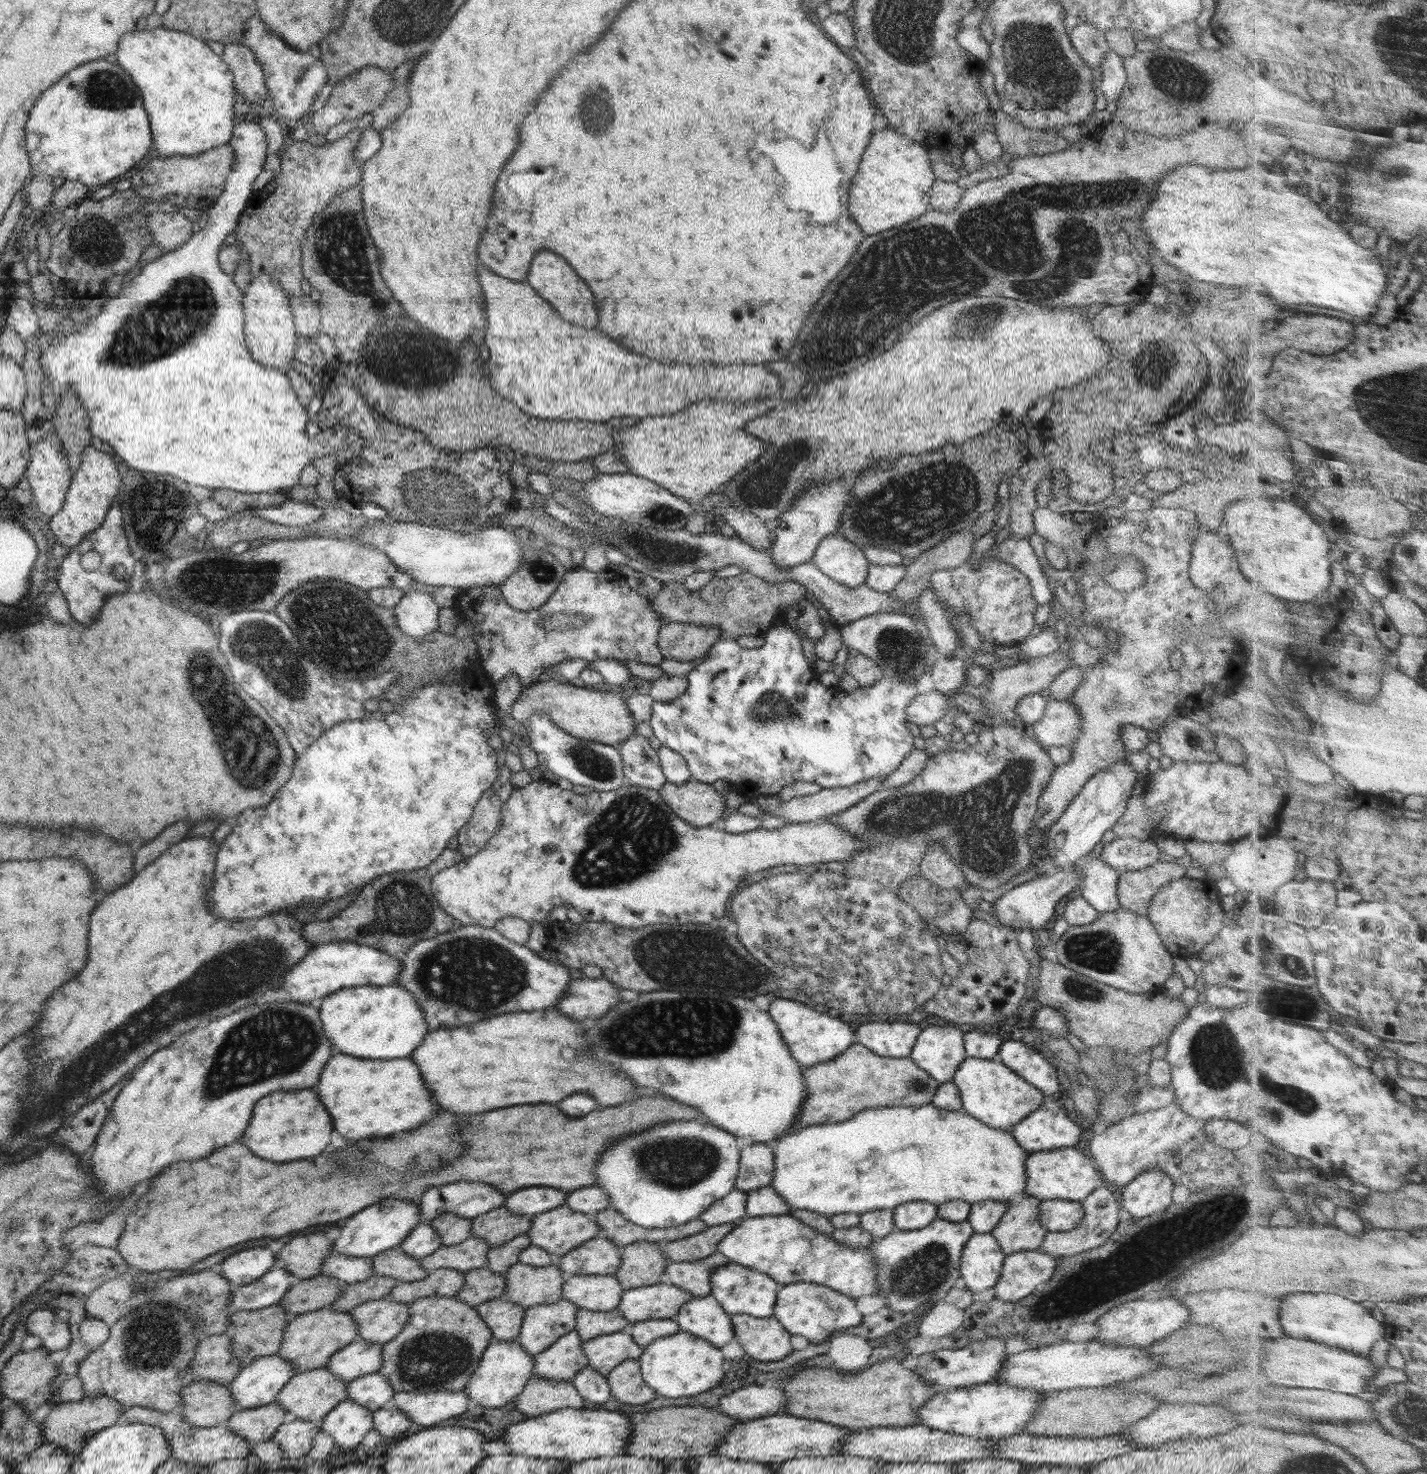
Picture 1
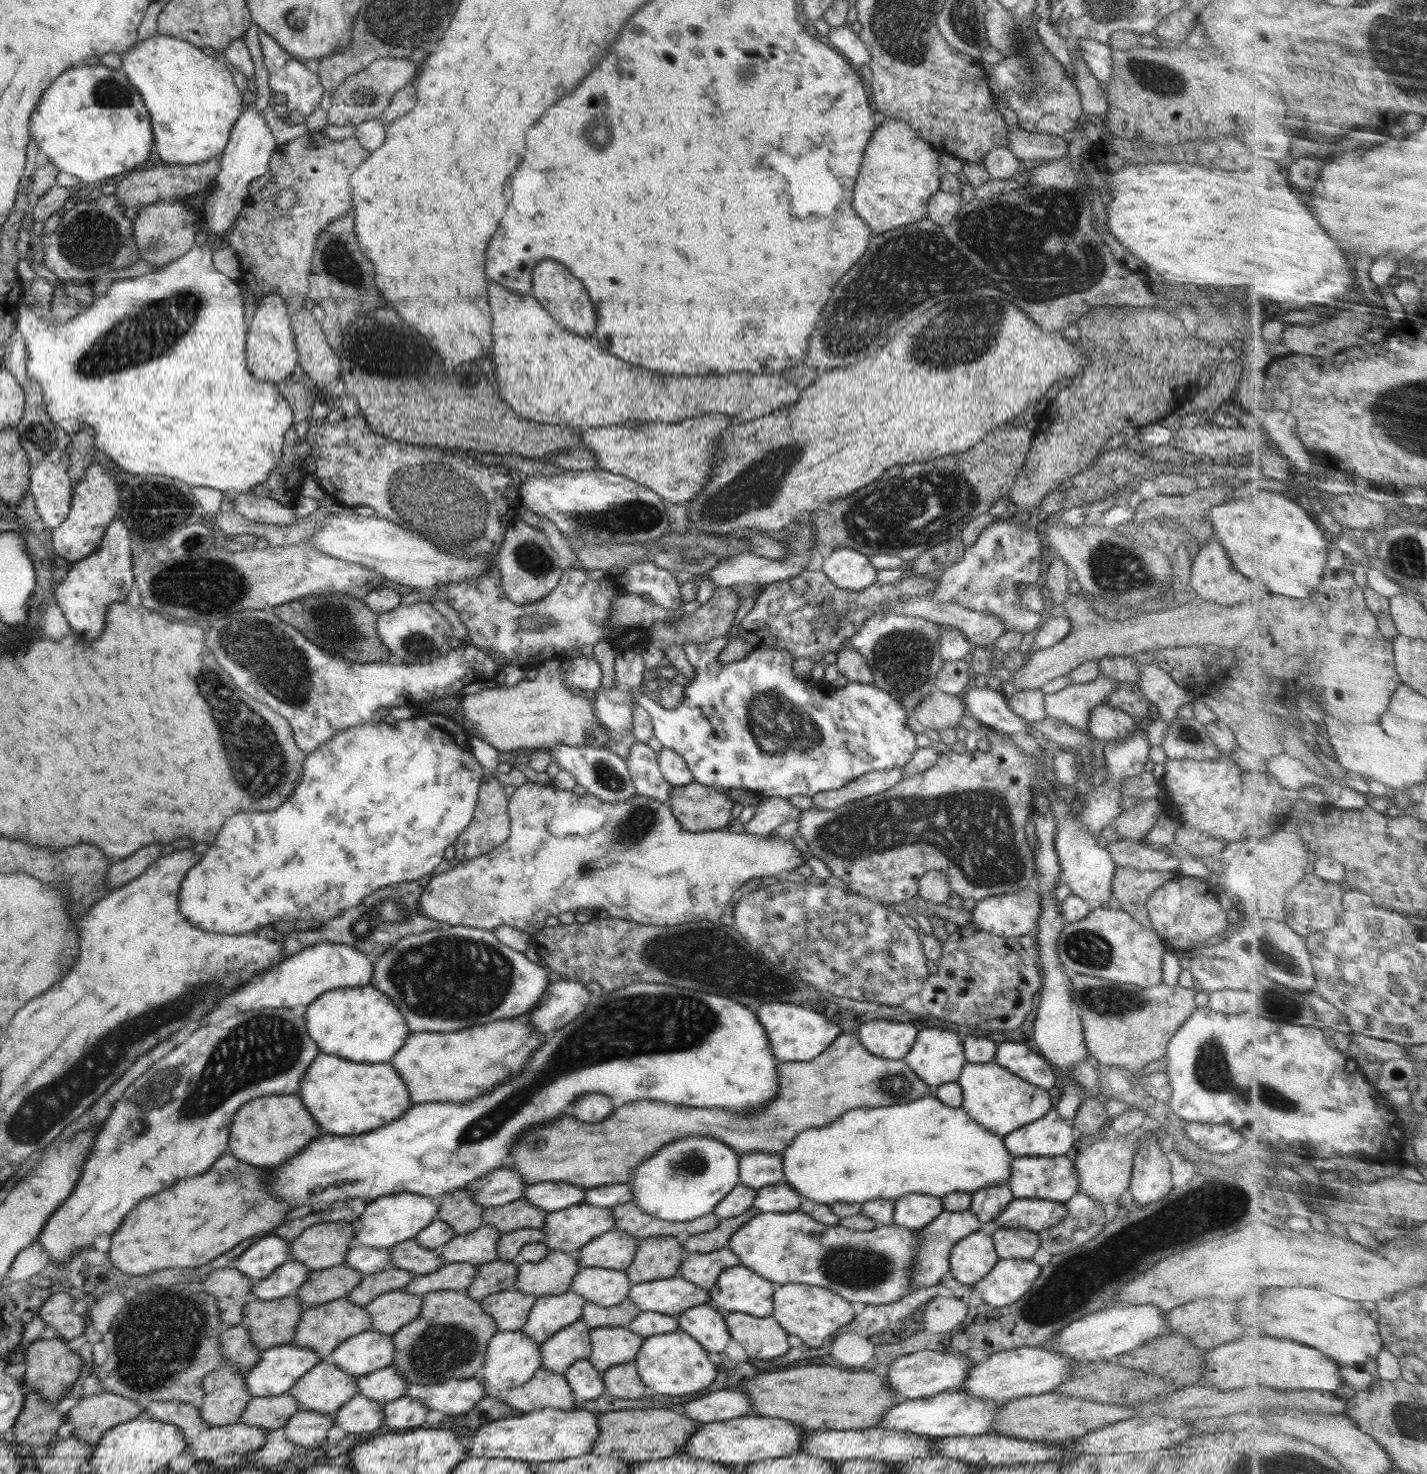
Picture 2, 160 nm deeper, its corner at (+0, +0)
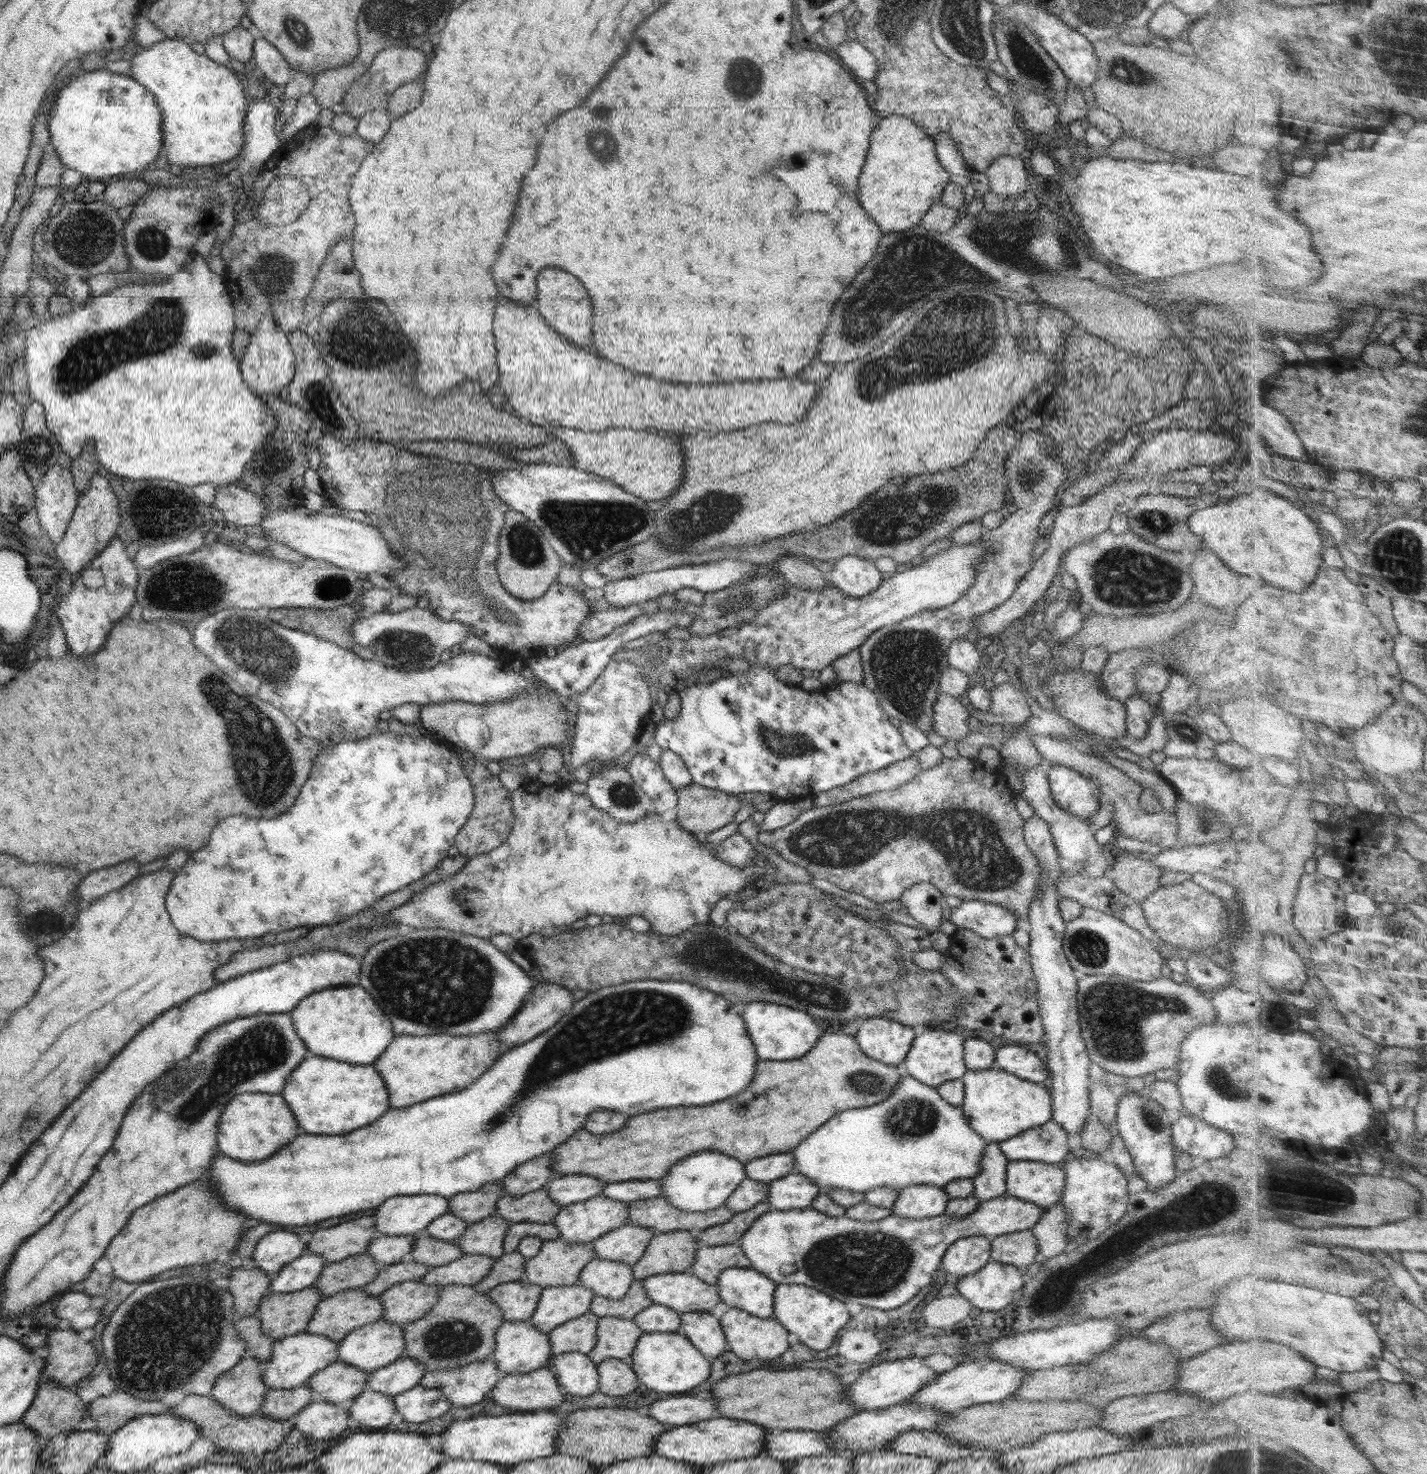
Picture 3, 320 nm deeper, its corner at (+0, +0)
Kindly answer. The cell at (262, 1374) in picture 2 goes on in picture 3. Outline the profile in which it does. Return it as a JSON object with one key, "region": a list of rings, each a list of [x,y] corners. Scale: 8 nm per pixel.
{"region":[[[298,1333],[273,1342],[272,1358],[268,1361],[261,1361],[262,1382],[264,1382],[264,1386],[268,1386],[272,1390],[290,1390],[302,1387],[308,1384],[310,1378],[318,1370],[322,1370],[338,1360],[338,1343],[332,1342],[324,1336],[318,1336],[318,1334]]]}

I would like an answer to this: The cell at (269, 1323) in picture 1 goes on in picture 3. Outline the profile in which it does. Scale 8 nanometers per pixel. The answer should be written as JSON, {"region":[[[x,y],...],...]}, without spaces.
{"region":[[[314,1286],[291,1293],[266,1293],[256,1315],[262,1332],[274,1341],[305,1332],[323,1297]]]}

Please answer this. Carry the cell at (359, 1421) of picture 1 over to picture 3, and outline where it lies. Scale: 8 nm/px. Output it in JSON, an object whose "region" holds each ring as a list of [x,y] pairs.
{"region":[[[366,1388],[356,1397],[348,1412],[350,1419],[354,1418],[358,1424],[378,1430],[386,1424],[390,1426],[397,1410],[393,1397]]]}

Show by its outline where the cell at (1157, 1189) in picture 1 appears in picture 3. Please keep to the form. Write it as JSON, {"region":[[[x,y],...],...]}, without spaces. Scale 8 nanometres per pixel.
{"region":[[[1128,1093],[1117,1102],[1116,1128],[1130,1153],[1135,1172],[1148,1186],[1164,1187],[1175,1177],[1179,1166],[1175,1160],[1175,1150],[1171,1142],[1171,1123],[1169,1113],[1160,1104],[1146,1097]]]}

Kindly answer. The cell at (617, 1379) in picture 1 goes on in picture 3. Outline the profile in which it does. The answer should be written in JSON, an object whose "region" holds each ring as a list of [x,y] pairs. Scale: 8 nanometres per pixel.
{"region":[[[607,1358],[597,1364],[599,1373],[598,1390],[608,1396],[624,1396],[636,1388],[640,1382],[631,1365],[617,1358]]]}

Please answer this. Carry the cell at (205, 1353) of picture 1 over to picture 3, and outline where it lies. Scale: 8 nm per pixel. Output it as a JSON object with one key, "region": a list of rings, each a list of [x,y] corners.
{"region":[[[256,1316],[241,1317],[234,1324],[238,1336],[244,1340],[245,1356],[257,1358],[259,1361],[268,1361],[272,1358],[274,1340],[266,1336],[261,1329],[261,1322]]]}

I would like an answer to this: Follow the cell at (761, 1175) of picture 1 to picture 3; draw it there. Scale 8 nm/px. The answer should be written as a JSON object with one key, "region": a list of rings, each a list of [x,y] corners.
{"region":[[[778,1153],[755,1158],[745,1164],[746,1176],[752,1180],[771,1183],[796,1170],[794,1155],[790,1153]]]}

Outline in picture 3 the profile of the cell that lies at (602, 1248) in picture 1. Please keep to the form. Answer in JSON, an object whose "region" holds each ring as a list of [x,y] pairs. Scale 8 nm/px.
{"region":[[[632,1224],[608,1231],[591,1243],[598,1259],[623,1262],[632,1266],[643,1257],[654,1232],[648,1227]]]}

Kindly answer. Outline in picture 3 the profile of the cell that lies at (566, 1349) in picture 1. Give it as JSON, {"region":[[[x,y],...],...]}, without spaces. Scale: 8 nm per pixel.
{"region":[[[588,1312],[564,1325],[556,1326],[546,1336],[550,1342],[551,1356],[572,1352],[588,1355],[596,1345],[596,1326],[599,1318]]]}

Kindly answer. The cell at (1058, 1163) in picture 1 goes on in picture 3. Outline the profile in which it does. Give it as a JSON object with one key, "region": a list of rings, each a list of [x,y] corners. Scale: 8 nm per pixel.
{"region":[[[1009,1161],[1006,1171],[1006,1194],[1049,1209],[1062,1198],[1064,1169],[1047,1162]]]}

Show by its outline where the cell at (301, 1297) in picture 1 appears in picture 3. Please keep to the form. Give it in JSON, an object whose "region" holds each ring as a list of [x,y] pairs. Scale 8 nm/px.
{"region":[[[368,1253],[344,1258],[340,1262],[328,1262],[314,1287],[320,1289],[324,1297],[343,1290],[364,1287],[377,1277],[380,1268]]]}

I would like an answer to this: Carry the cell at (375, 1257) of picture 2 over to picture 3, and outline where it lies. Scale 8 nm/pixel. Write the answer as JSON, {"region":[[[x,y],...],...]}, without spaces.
{"region":[[[415,1234],[406,1236],[375,1235],[367,1252],[380,1267],[405,1262],[412,1258]]]}

